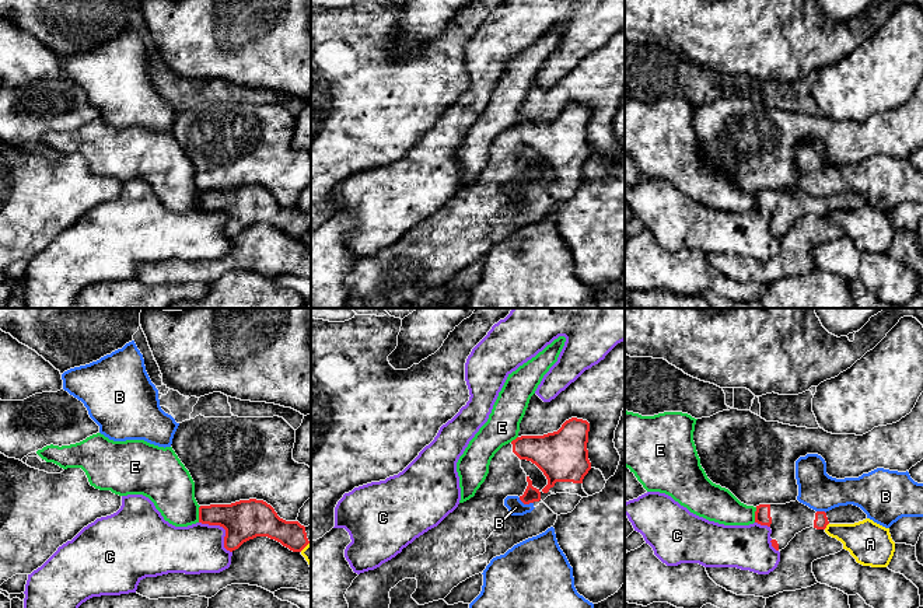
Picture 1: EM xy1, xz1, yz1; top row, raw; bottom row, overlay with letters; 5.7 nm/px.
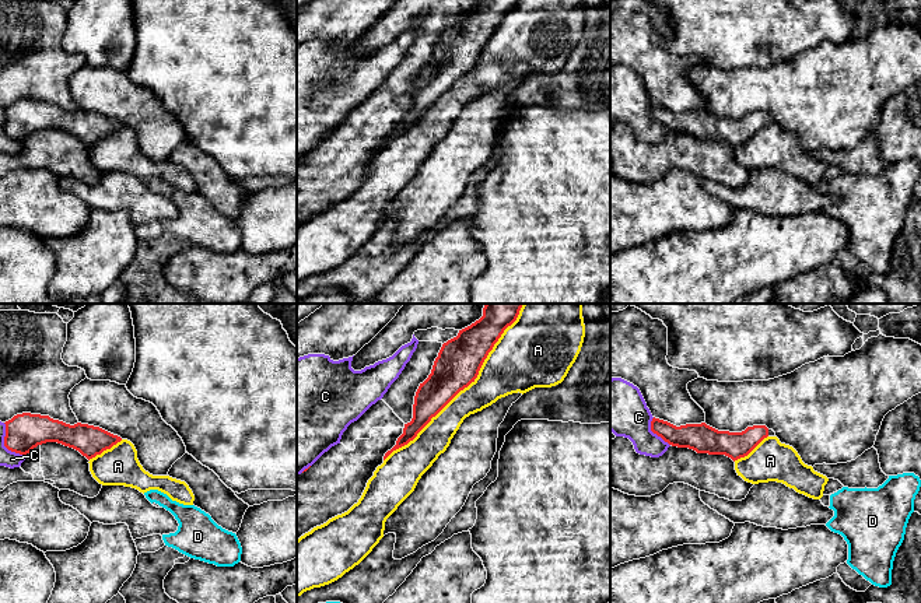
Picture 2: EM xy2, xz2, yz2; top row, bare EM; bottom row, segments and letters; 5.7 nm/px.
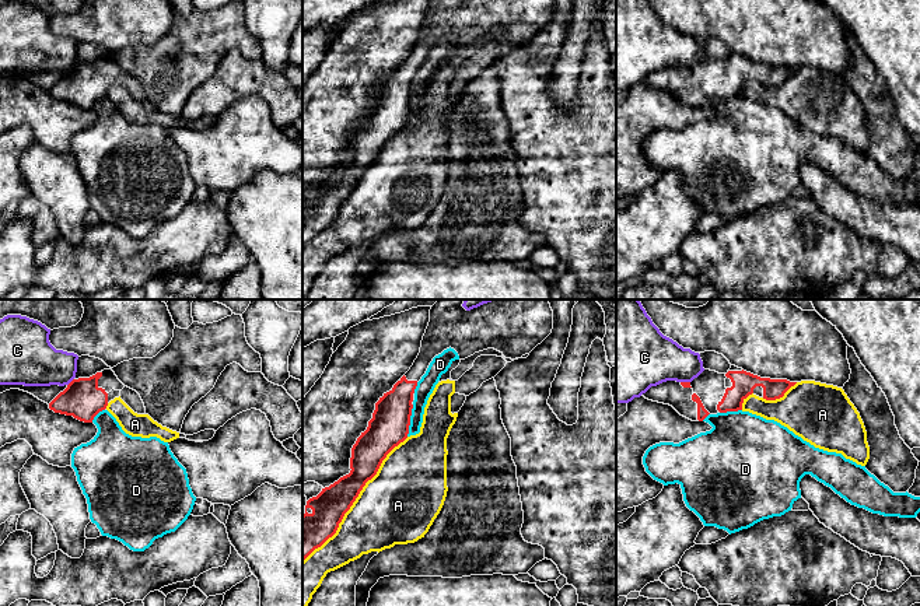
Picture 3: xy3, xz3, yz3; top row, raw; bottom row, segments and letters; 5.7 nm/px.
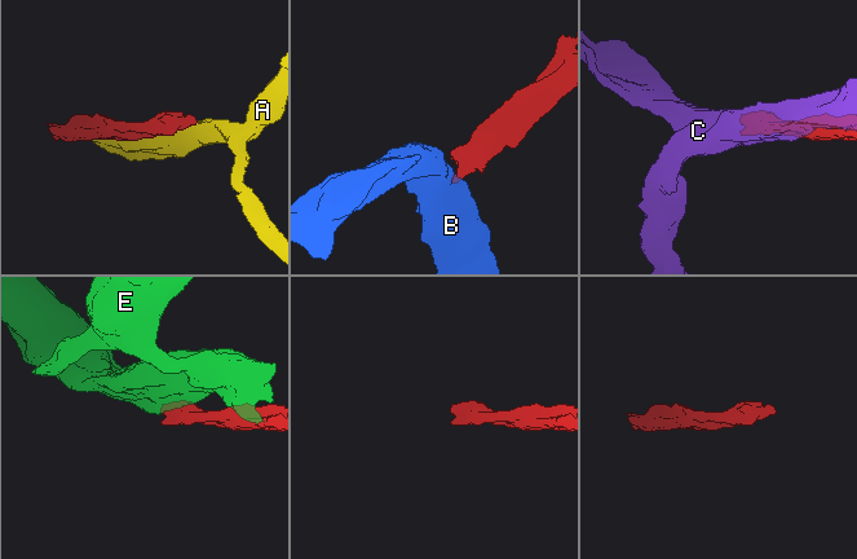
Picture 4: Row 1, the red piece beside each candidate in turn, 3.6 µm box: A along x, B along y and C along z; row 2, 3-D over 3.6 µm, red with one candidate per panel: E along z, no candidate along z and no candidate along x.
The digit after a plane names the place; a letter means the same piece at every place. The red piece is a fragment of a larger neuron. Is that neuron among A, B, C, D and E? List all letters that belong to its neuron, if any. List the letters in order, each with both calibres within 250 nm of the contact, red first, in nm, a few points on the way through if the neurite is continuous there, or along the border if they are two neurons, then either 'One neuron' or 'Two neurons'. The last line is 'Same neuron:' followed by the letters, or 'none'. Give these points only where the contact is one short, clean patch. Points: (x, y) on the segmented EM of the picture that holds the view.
A: Thickness 260 nm (red) against 260 nm. Two neurons
B: Thickness 90 nm (red) against 90 nm. Boundary: xz1 (518, 498), (524, 503), (532, 503). Two neurons
C: Thickness 240 nm (red) against 280 nm. Two neurons
D: Thickness 220 nm (red) against 100 nm. Boundary: xz3 (413, 405), (409, 433), (406, 435). Two neurons
E: Thickness 220 nm (red) against 280 nm. Boundary: xy1 (200, 506), (198, 521). Two neurons
Same neuron: none

